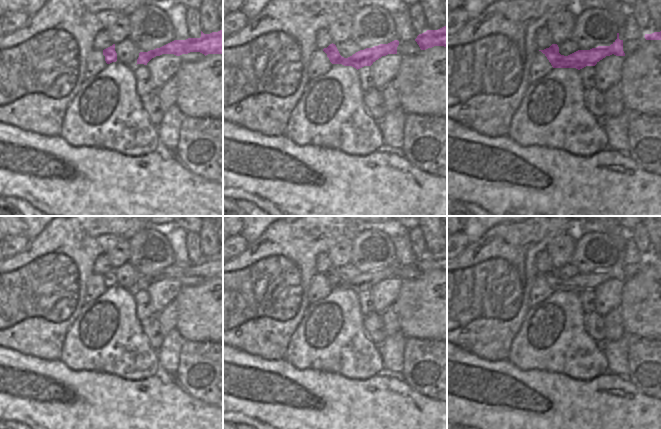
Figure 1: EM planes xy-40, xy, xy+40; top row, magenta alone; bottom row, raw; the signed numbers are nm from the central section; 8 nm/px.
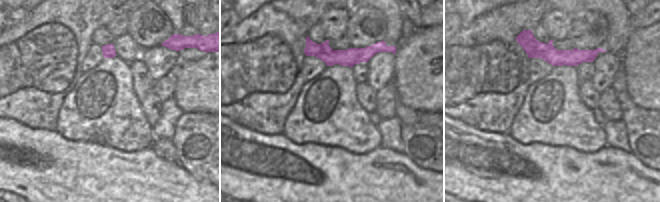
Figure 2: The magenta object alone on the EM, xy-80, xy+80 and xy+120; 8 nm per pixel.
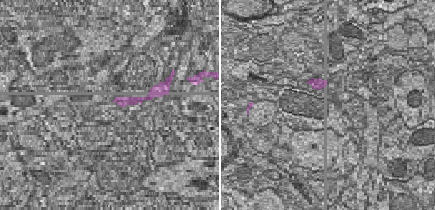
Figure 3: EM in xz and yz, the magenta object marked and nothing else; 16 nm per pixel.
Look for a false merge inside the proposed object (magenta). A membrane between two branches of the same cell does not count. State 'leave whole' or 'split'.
split

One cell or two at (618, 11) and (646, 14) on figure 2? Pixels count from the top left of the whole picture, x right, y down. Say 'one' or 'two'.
two

